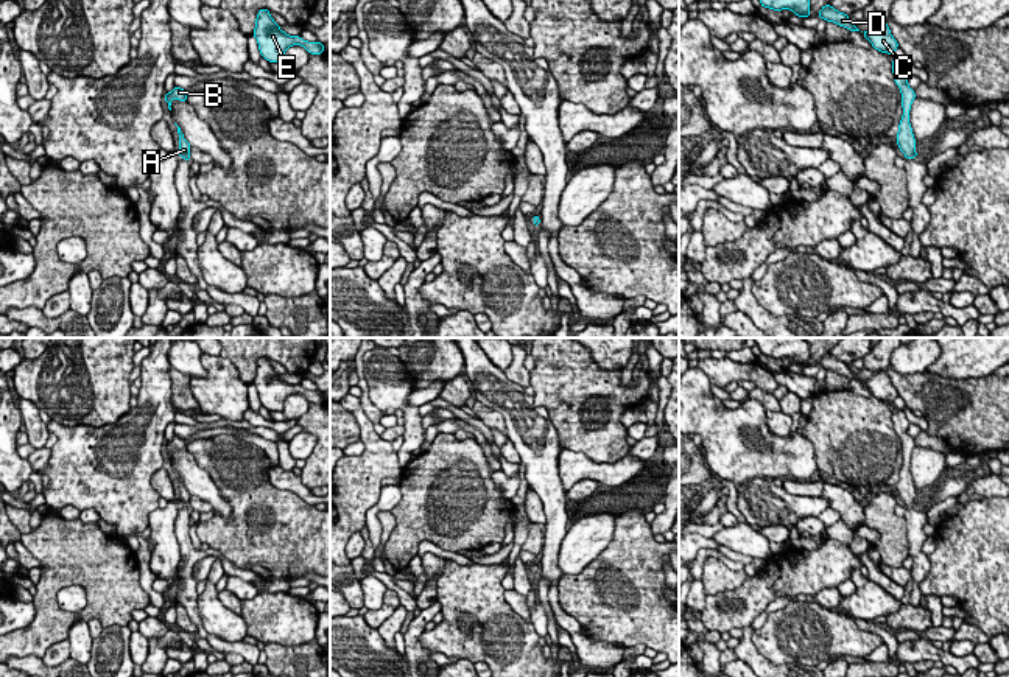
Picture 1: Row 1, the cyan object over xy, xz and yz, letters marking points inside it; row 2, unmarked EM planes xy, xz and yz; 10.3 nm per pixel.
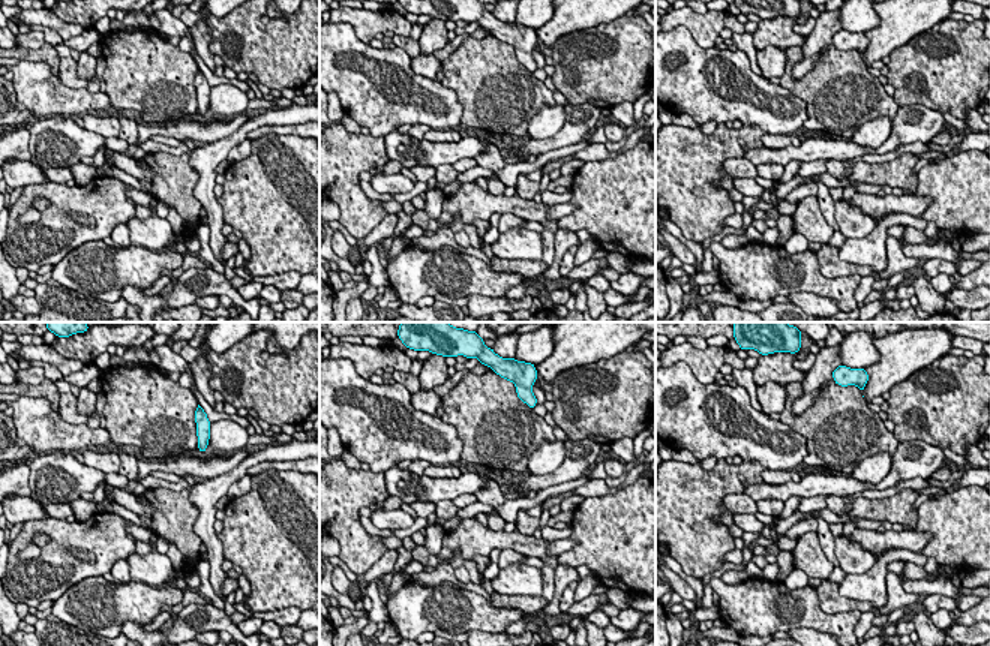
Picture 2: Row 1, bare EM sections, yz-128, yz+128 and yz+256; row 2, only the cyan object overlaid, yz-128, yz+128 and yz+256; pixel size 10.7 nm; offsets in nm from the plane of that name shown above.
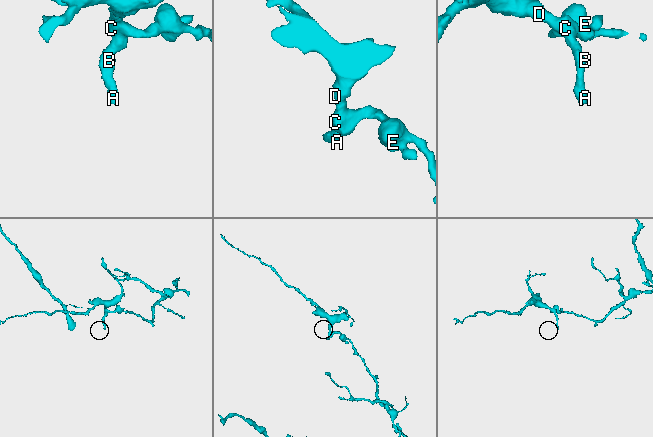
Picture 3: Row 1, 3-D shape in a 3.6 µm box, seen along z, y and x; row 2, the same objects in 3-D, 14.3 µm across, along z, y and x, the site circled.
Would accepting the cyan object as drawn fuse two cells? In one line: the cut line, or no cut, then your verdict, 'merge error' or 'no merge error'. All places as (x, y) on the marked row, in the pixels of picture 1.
no cut; no merge error

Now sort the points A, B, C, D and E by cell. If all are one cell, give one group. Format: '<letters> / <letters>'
A B C D E

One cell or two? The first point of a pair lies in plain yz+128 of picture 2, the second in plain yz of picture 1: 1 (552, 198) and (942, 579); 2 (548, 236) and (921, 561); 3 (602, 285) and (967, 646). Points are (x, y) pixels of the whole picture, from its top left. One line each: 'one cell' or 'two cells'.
1: two cells
2: one cell
3: one cell

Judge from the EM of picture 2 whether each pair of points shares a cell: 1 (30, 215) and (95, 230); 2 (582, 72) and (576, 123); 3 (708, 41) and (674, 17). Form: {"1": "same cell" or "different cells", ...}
{"1": "different cells", "2": "different cells", "3": "same cell"}

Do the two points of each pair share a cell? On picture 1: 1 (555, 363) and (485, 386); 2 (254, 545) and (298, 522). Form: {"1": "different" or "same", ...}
{"1": "different", "2": "same"}

